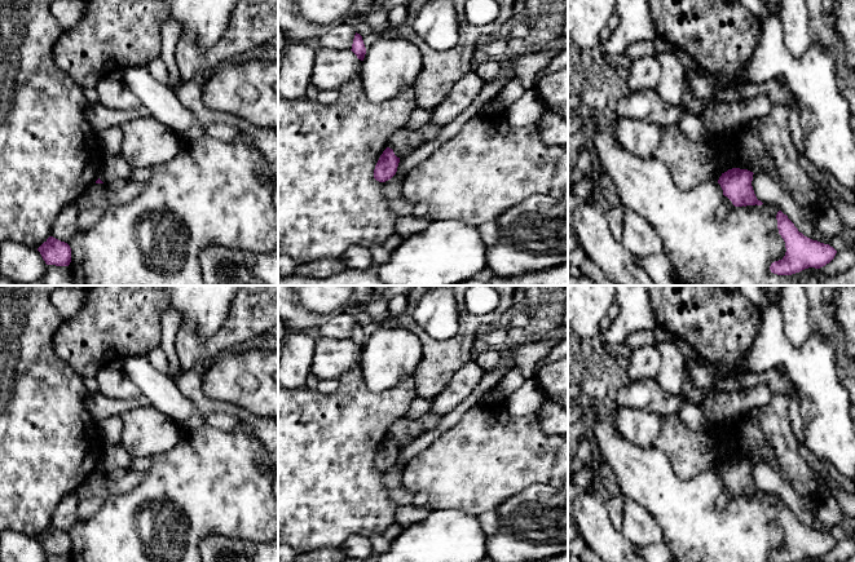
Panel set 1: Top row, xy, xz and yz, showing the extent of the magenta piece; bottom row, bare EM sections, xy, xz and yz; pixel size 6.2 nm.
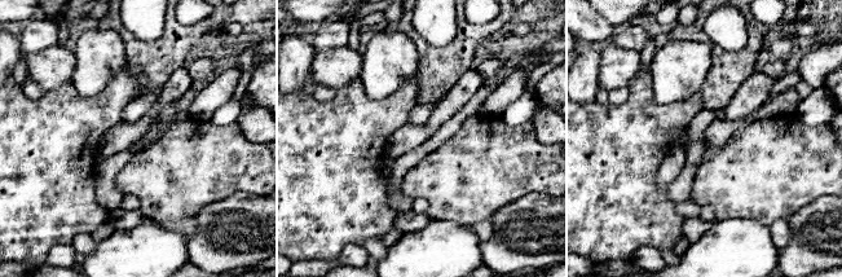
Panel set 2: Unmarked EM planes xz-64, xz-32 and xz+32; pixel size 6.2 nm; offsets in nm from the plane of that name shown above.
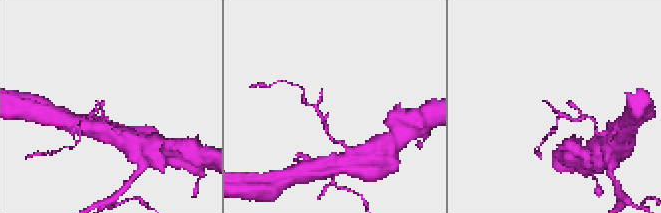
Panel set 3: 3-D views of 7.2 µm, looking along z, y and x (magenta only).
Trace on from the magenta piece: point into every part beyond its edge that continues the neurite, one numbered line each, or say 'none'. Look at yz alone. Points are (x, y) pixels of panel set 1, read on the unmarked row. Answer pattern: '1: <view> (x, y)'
none

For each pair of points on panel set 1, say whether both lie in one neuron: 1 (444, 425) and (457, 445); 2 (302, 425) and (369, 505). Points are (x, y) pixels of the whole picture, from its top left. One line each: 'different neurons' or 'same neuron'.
1: different neurons
2: same neuron

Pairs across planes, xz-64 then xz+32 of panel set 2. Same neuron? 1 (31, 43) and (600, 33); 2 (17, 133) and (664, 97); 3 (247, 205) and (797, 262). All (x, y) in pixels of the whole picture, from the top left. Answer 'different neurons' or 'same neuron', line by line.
1: different neurons
2: different neurons
3: same neuron

